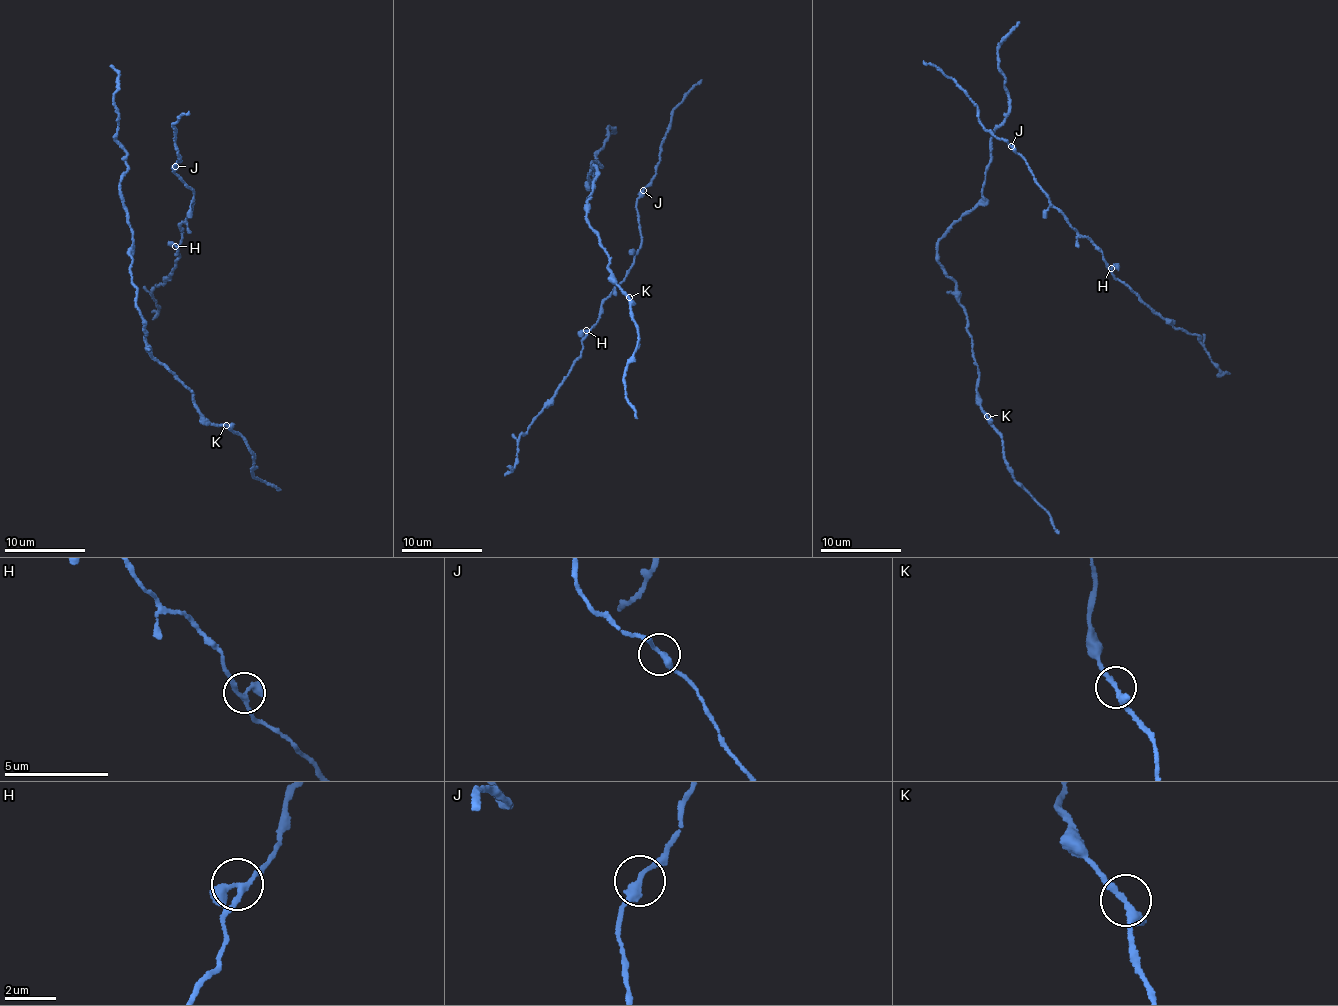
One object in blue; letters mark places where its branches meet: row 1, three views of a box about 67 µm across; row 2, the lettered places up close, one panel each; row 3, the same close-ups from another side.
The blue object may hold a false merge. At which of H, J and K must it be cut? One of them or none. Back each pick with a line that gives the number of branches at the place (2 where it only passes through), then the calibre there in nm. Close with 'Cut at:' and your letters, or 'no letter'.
Cut at: no letter

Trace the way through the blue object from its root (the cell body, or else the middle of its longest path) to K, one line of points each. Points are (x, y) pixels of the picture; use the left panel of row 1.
K: (124, 209), (132, 235), (130, 272), (147, 335), (146, 351), (189, 388), (204, 419), (225, 424)

